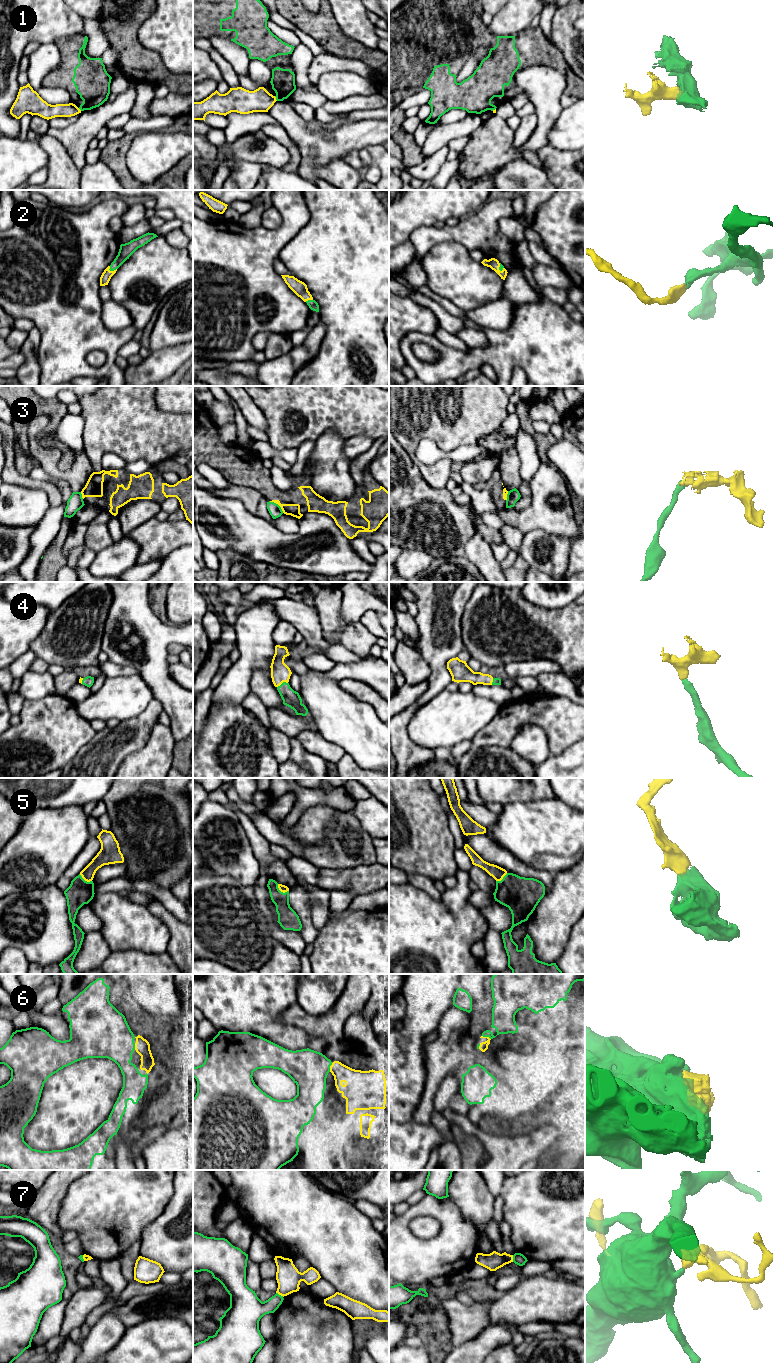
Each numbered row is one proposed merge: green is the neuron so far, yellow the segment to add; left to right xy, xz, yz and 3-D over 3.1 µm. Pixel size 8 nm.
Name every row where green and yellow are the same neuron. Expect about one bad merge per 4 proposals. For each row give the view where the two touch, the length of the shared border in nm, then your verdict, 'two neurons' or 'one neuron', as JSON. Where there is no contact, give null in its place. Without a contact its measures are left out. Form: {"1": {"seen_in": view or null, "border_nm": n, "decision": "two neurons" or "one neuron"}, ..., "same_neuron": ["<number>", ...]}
{"1": {"seen_in": "xz", "border_nm": 50, "decision": "two neurons"}, "2": {"seen_in": "xy", "border_nm": 70, "decision": "one neuron"}, "3": {"seen_in": "xz", "border_nm": 150, "decision": "two neurons"}, "4": {"seen_in": "xz", "border_nm": 100, "decision": "one neuron"}, "5": {"seen_in": "xz", "border_nm": 110, "decision": "one neuron"}, "6": {"seen_in": "xz", "border_nm": 80, "decision": "one neuron"}, "7": {"seen_in": "xz", "border_nm": 70, "decision": "two neurons"}, "same_neuron": ["2", "4", "5", "6"]}

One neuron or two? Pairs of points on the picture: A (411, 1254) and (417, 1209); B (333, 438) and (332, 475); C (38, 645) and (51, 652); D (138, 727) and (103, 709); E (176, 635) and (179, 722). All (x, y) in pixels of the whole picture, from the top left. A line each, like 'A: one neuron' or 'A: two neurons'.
A: one neuron
B: one neuron
C: one neuron
D: two neurons
E: one neuron

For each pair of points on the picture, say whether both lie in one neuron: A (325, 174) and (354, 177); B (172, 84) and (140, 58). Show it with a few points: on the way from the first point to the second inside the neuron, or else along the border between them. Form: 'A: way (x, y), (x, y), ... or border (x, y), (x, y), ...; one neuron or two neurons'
A: way (332, 174), (341, 174), (347, 177); one neuron
B: way (164, 76), (158, 74), (148, 64); one neuron

